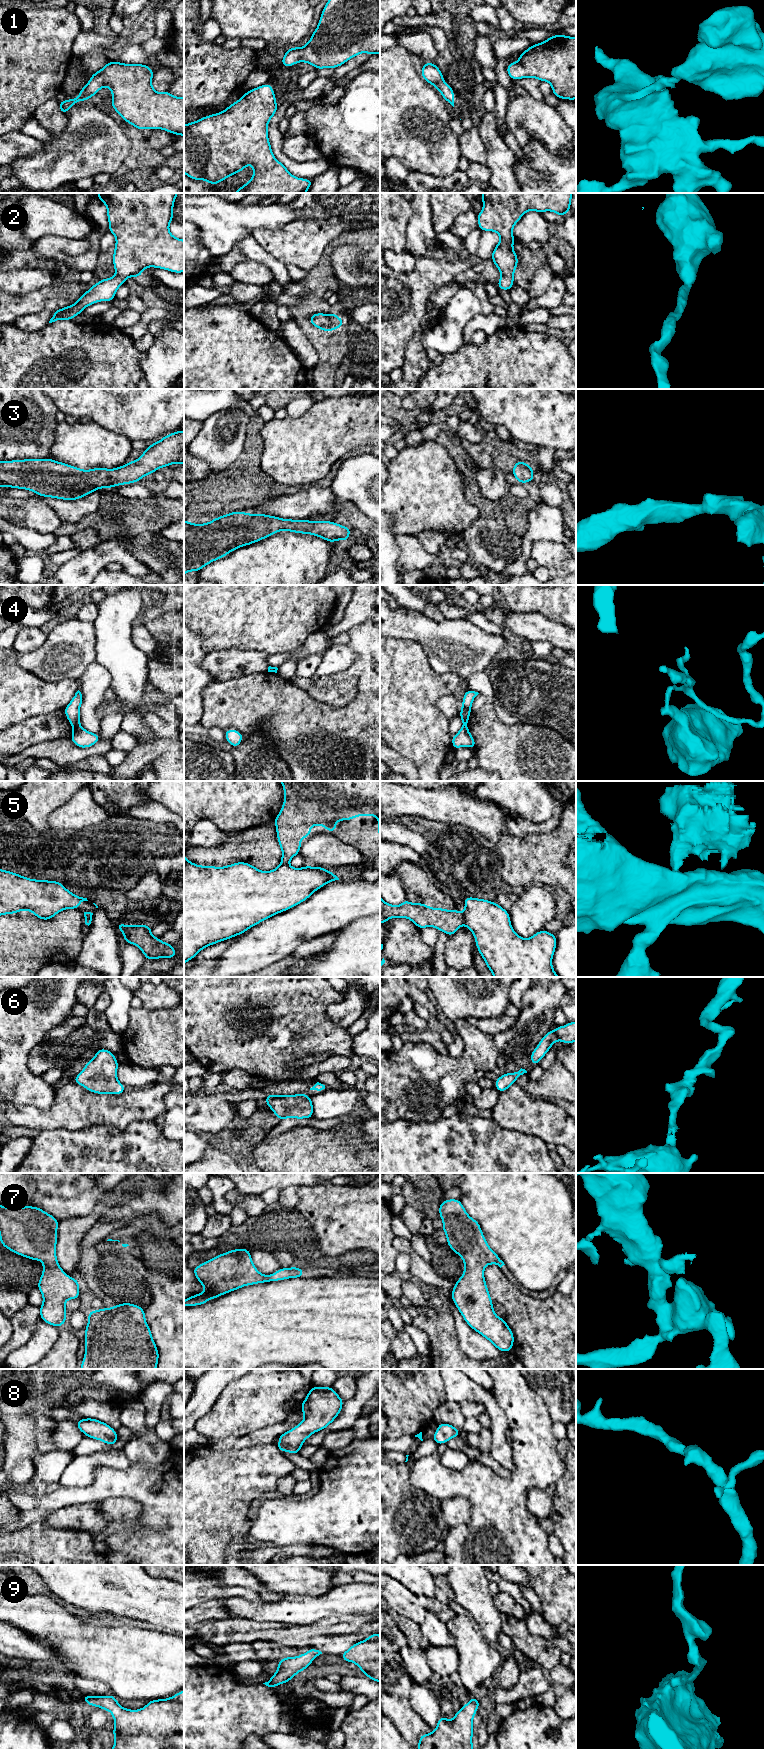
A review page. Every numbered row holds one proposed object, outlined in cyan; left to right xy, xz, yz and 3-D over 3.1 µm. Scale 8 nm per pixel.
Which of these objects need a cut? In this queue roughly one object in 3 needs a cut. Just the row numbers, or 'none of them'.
4, 5

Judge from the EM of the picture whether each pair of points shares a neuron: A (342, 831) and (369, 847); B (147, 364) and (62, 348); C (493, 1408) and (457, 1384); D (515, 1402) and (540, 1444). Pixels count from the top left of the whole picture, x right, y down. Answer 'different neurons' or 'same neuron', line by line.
A: same neuron
B: different neurons
C: same neuron
D: same neuron

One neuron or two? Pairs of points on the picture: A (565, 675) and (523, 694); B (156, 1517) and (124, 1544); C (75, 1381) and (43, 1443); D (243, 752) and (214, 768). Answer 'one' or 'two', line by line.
A: one
B: one
C: one
D: two

